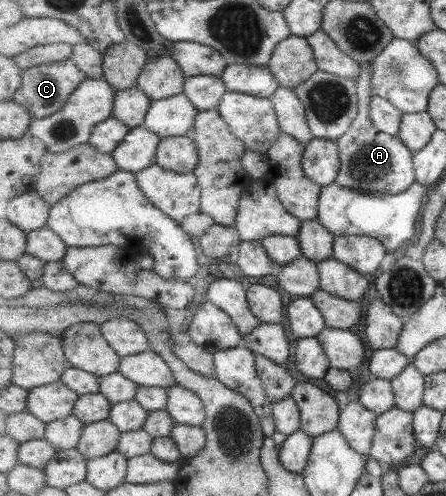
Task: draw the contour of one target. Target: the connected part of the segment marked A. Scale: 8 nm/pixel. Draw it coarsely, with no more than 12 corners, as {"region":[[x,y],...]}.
{"region":[[372,65],[356,80],[359,113],[337,140],[335,183],[402,194],[415,153],[371,119]]}

